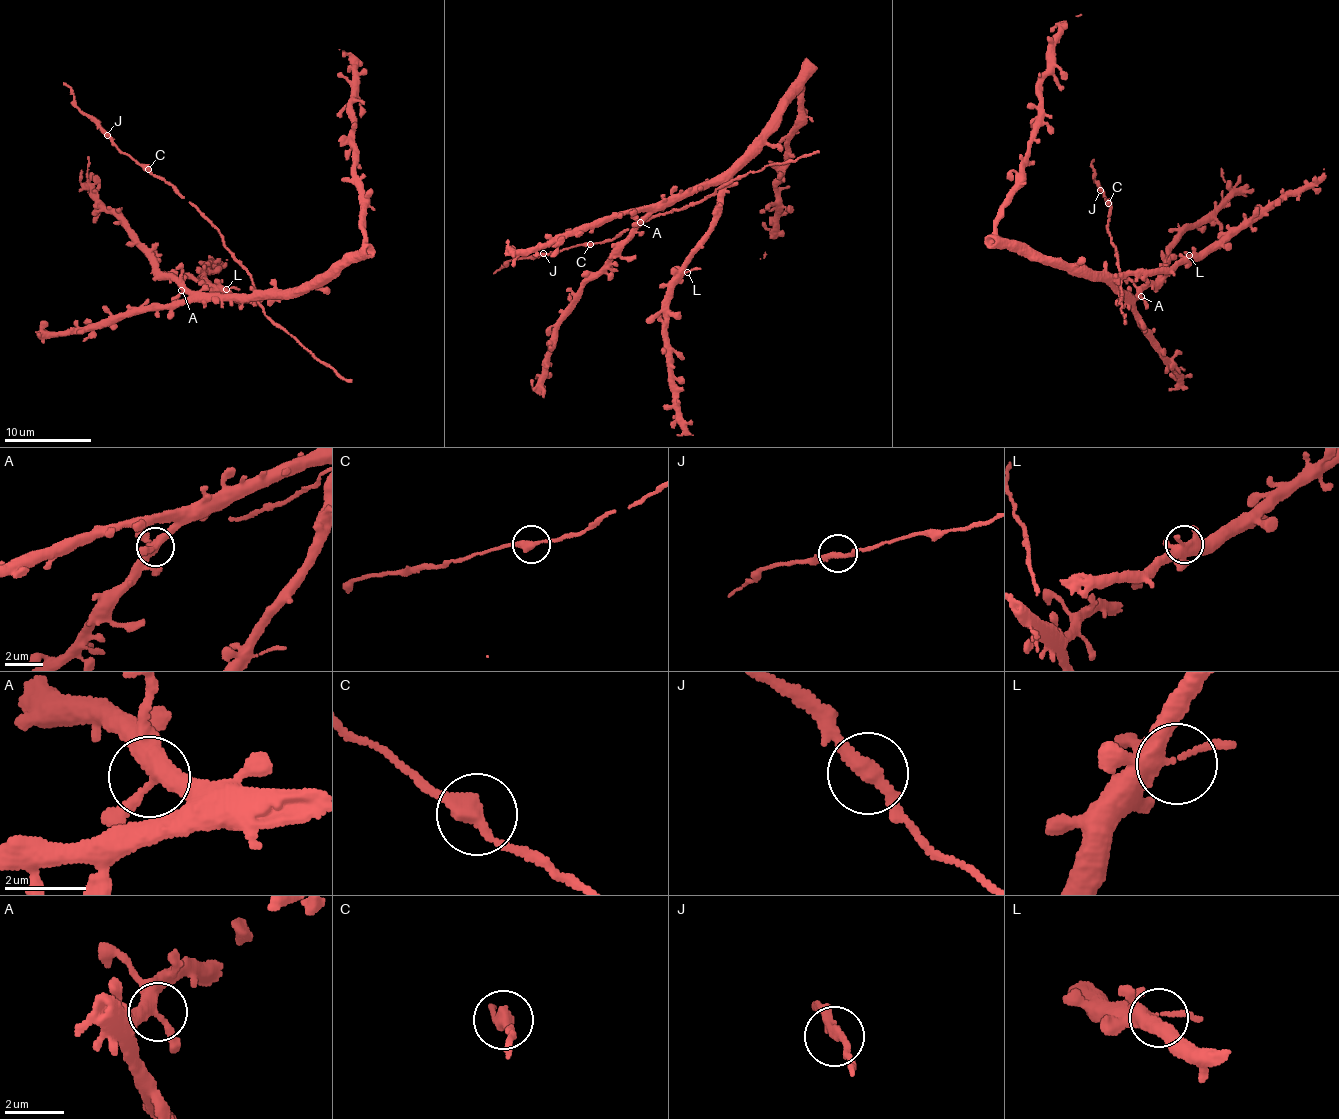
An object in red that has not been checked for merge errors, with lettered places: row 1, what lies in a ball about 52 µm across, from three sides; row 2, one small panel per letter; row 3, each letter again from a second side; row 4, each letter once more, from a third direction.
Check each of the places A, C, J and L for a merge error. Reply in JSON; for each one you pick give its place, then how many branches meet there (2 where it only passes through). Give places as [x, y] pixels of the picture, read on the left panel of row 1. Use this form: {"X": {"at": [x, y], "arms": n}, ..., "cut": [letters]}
{"cut": []}

